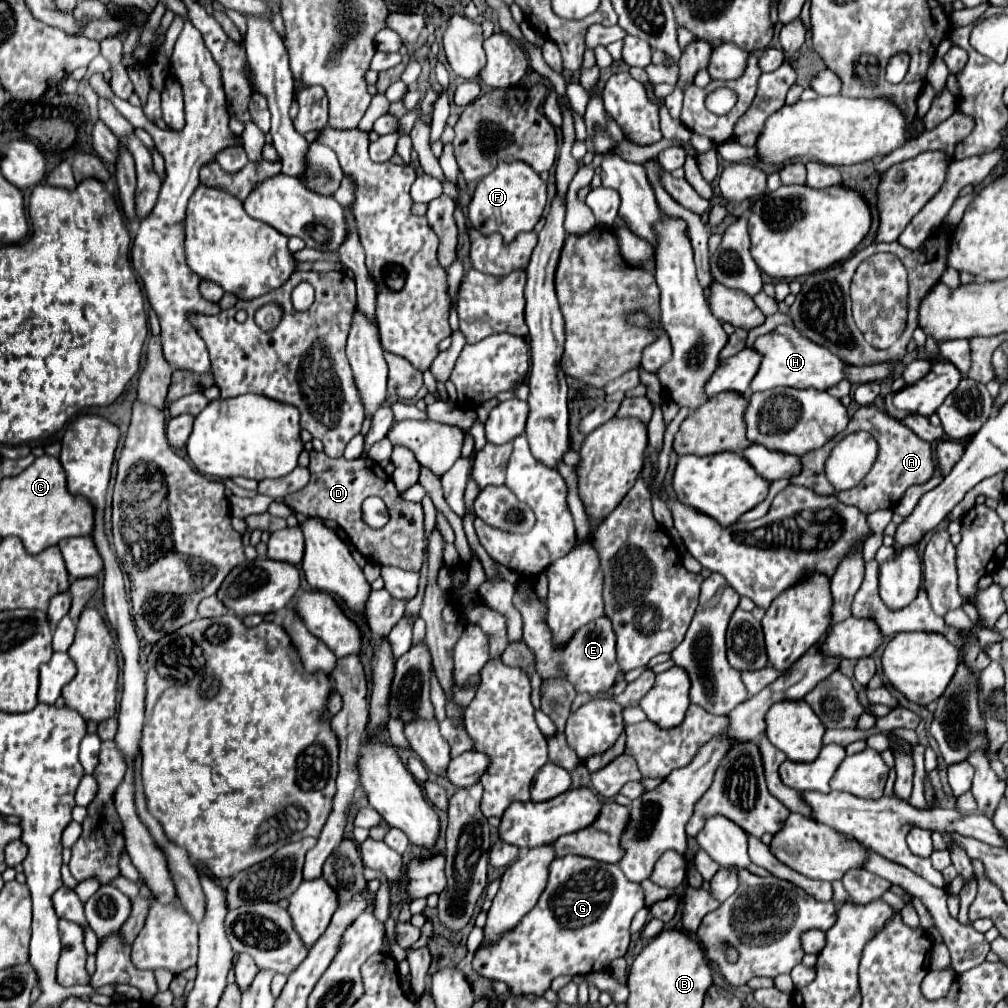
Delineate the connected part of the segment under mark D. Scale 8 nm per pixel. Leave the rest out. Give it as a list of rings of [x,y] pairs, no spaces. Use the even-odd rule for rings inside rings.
[[[312,449],[308,469],[312,475],[310,483],[300,491],[290,493],[290,497],[284,497],[284,503],[288,507],[304,515],[316,515],[316,517],[338,523],[338,527],[348,535],[352,545],[372,563],[392,565],[406,571],[420,571],[422,549],[424,549],[422,505],[402,501],[396,493],[392,479],[384,473],[384,469],[376,461],[362,459],[362,457],[354,461],[346,461],[344,457],[332,459],[324,451]],[[372,495],[380,497],[390,511],[390,521],[380,529],[372,529],[362,519],[362,501]]]

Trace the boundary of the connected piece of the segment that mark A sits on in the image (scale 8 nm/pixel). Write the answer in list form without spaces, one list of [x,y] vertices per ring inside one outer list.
[[[874,405],[860,407],[840,437],[844,437],[846,433],[854,433],[854,431],[866,431],[878,441],[878,457],[874,461],[874,469],[870,469],[862,485],[856,485],[854,489],[848,489],[846,493],[836,493],[842,503],[854,505],[864,513],[894,507],[910,485],[924,483],[932,477],[932,471],[934,471],[932,445],[928,441],[918,439],[902,421],[890,417],[884,409],[878,409]]]

